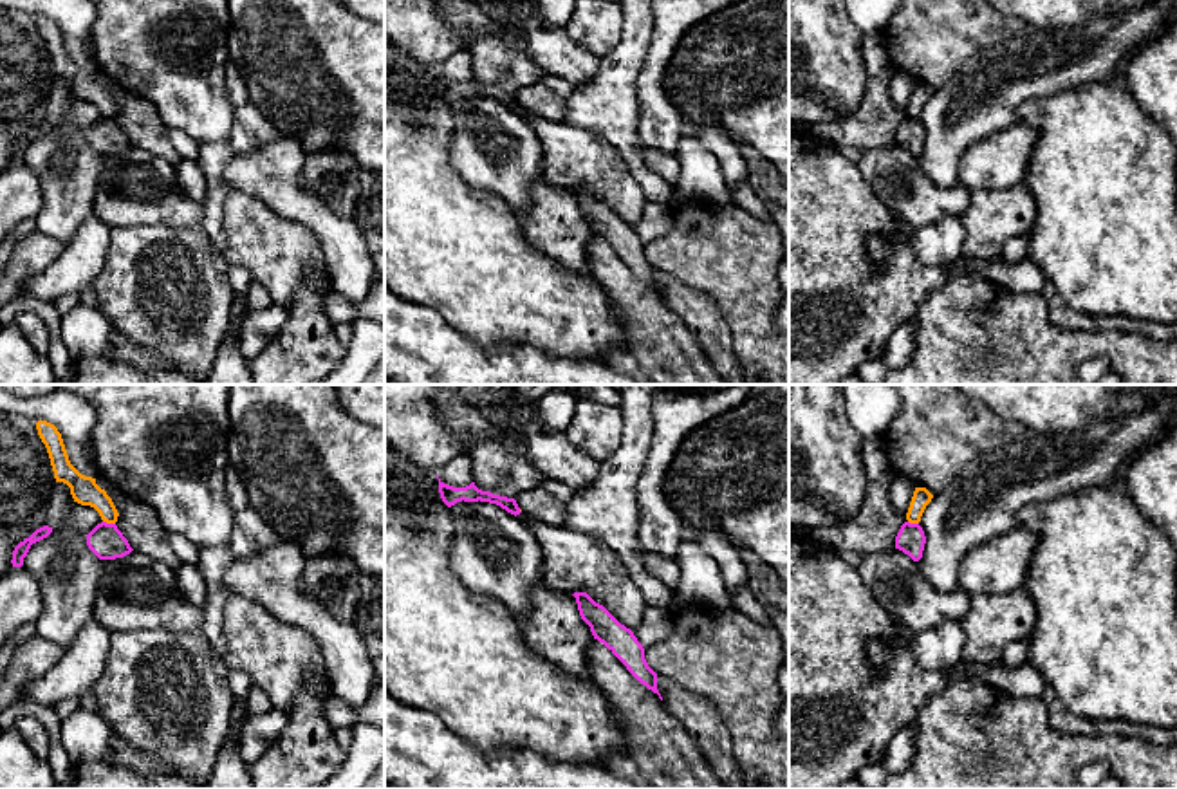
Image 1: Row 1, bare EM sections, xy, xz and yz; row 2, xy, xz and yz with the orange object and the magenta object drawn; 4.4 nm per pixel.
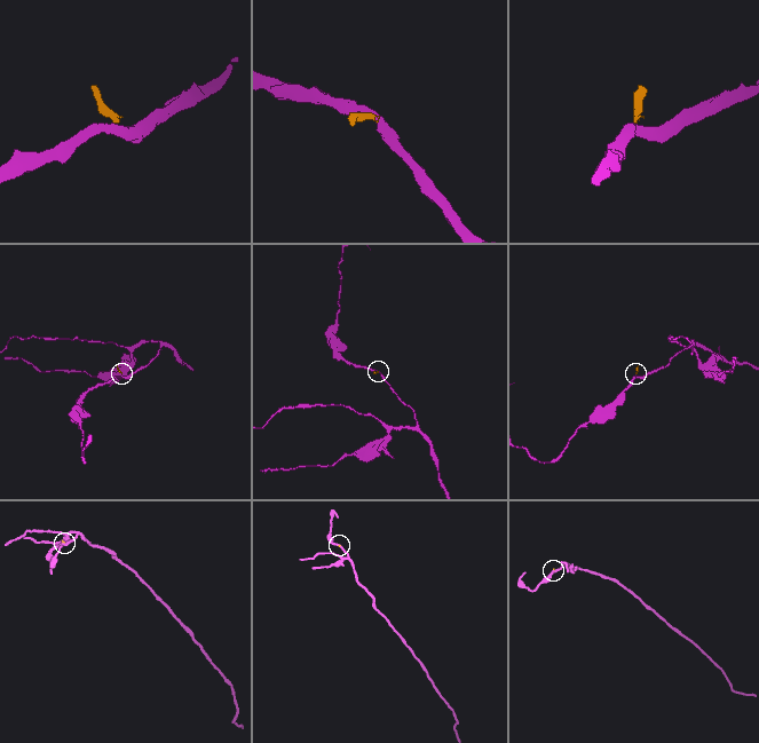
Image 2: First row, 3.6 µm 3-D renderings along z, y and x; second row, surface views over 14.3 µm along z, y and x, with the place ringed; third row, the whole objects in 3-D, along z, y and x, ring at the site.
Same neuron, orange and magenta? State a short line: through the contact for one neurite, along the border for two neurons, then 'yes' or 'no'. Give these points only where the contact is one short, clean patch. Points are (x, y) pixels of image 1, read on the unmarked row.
line xy (103, 116), (114, 120); no

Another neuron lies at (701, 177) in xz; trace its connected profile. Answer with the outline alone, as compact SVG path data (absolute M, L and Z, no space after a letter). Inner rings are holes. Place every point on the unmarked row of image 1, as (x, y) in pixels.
M684 135L673 155L679 161L675 191L697 200L731 202L731 191L722 177L720 164L702 143Z

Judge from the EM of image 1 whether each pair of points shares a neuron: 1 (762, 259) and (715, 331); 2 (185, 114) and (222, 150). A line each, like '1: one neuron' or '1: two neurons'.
1: two neurons
2: two neurons

